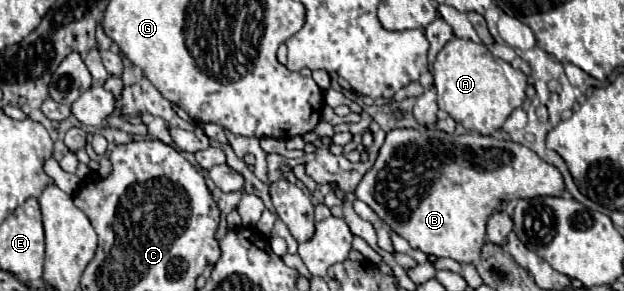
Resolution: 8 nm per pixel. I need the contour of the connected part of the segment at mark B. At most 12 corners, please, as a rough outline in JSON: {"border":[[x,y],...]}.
{"border":[[391,130],[355,196],[413,248],[479,260],[503,200],[561,196],[531,148]]}

